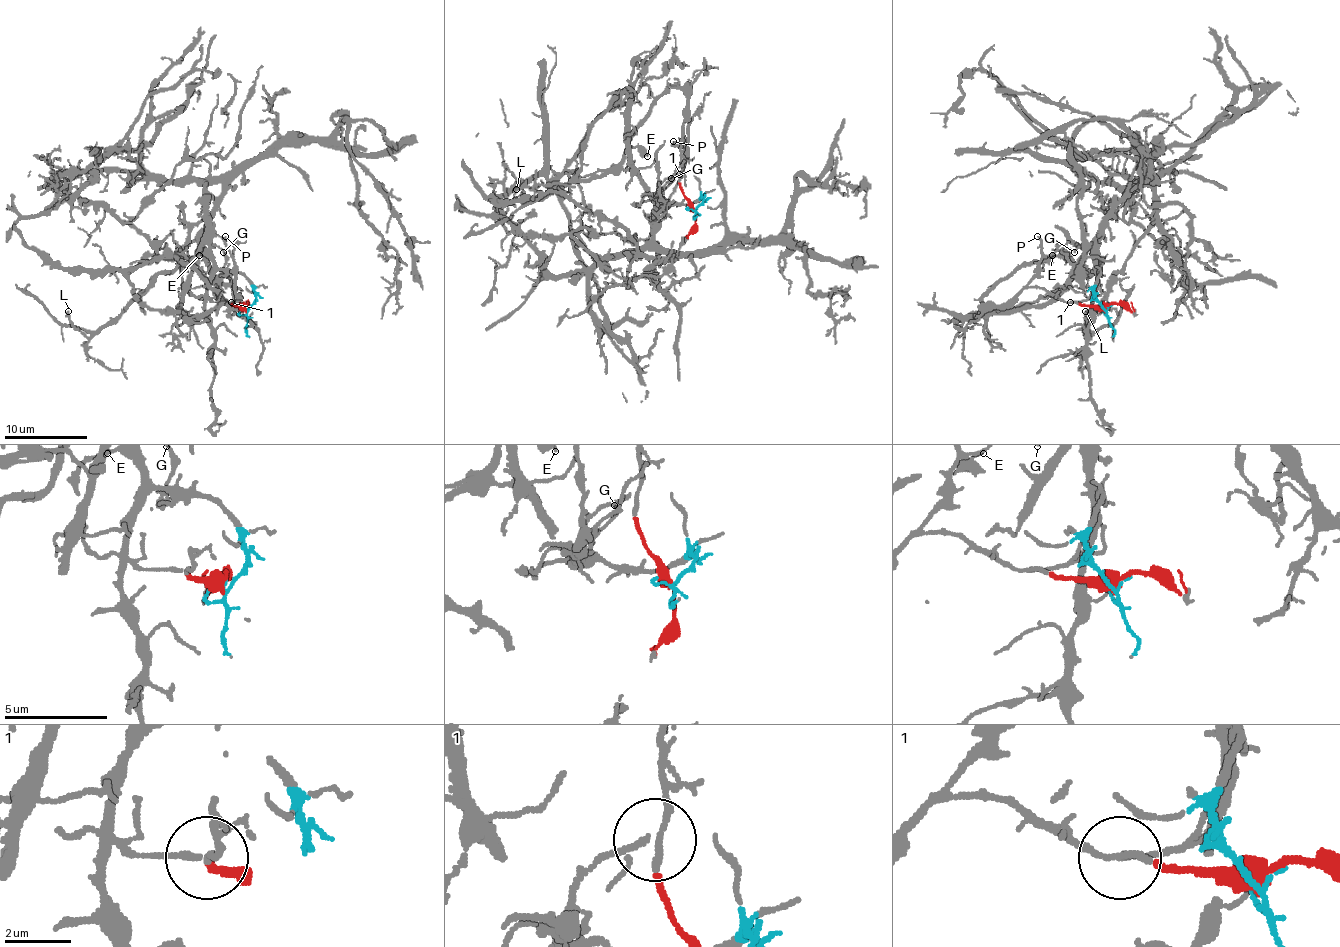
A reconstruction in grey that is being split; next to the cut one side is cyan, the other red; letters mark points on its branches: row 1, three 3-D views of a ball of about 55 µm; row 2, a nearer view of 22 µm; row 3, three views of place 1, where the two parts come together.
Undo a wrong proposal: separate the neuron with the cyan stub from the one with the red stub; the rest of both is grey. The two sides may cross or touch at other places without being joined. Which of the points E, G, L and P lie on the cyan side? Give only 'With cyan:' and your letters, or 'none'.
With cyan: G, L

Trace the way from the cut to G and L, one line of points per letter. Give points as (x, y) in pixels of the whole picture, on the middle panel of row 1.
G: (693, 210), (704, 200), (702, 198), (691, 204), (673, 204), (658, 196), (670, 177)
L: (693, 210), (702, 198), (658, 202), (654, 242), (670, 256), (648, 258), (619, 223), (565, 196), (517, 190)

